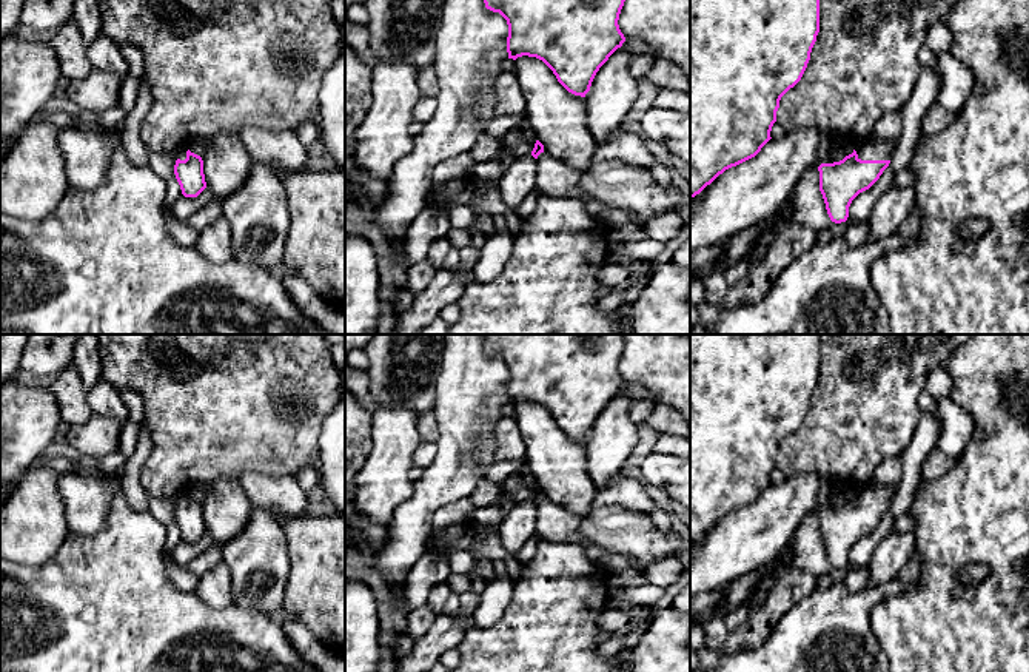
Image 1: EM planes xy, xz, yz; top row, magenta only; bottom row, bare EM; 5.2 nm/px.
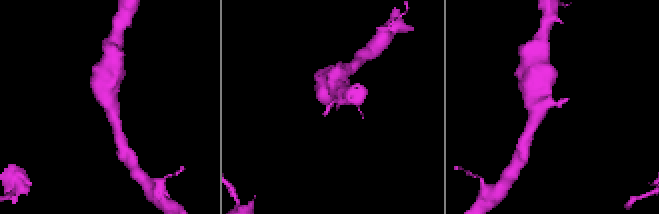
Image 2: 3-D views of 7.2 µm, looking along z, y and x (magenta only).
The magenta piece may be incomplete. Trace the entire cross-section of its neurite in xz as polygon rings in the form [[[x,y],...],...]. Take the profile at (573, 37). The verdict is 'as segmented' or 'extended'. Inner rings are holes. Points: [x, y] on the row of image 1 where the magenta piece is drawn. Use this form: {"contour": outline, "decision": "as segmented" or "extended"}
{"contour": [[[484,0],[485,8],[499,12],[508,25],[508,59],[528,55],[542,60],[558,82],[571,94],[585,97],[599,68],[625,42],[618,20],[625,0]]], "decision": "as segmented"}

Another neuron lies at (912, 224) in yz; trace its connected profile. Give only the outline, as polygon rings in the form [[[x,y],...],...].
[[[912,213],[898,228],[898,234],[910,239],[913,237],[921,228],[921,214]]]

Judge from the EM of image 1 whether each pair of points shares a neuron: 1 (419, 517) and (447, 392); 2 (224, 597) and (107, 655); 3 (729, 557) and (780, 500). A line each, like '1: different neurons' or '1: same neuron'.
1: same neuron
2: different neurons
3: same neuron

